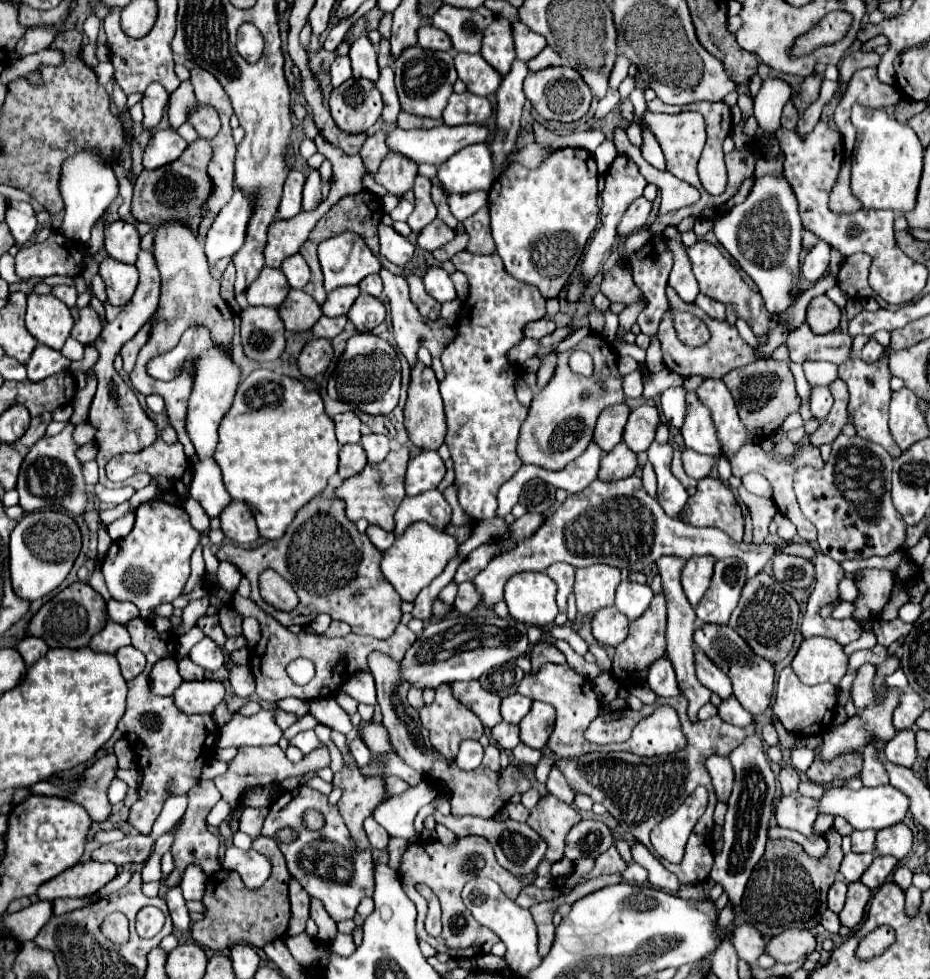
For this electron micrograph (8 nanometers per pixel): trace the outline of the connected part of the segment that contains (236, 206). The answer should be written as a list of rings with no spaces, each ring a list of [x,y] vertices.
[[[236,189],[230,203],[220,211],[206,235],[206,257],[210,265],[216,265],[224,255],[234,255],[246,237],[246,225],[252,213],[250,199]]]

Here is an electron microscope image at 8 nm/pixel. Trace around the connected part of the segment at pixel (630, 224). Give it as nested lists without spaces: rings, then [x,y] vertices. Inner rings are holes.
[[[638,197],[630,207],[628,211],[624,213],[620,225],[618,225],[618,233],[620,235],[630,235],[638,229],[642,229],[648,221],[648,215],[652,211],[652,203],[646,199],[646,197]]]

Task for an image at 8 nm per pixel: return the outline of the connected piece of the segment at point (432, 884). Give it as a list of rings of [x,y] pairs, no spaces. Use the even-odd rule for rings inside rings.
[[[476,835],[458,839],[456,845],[450,847],[450,849],[444,847],[440,841],[436,841],[436,843],[420,841],[420,843],[412,845],[404,853],[404,861],[402,861],[399,874],[404,881],[406,879],[420,881],[436,893],[436,897],[440,899],[440,905],[442,905],[442,925],[444,925],[444,929],[442,929],[440,937],[430,937],[430,939],[426,937],[426,941],[434,949],[444,951],[450,957],[460,957],[460,959],[488,953],[490,947],[494,943],[498,943],[498,937],[488,927],[482,927],[480,923],[476,923],[474,917],[470,917],[470,911],[464,907],[464,903],[460,899],[460,891],[466,885],[466,881],[476,879],[476,877],[494,879],[500,885],[500,889],[506,893],[506,897],[516,899],[518,893],[524,887],[532,885],[532,881],[536,879],[536,871],[532,875],[524,875],[524,877],[516,877],[510,871],[504,871],[504,867],[500,867],[496,863],[496,857],[494,857],[494,851],[492,851],[492,845],[488,843],[488,839],[476,837]],[[448,949],[454,949],[454,951],[448,951]]]

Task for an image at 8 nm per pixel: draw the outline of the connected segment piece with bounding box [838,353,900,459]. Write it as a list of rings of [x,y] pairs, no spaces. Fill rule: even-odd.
[[[884,353],[876,363],[864,363],[862,359],[848,359],[848,363],[838,367],[840,379],[848,385],[850,391],[850,401],[848,401],[848,411],[854,417],[856,431],[862,439],[868,439],[872,443],[880,443],[892,459],[900,455],[900,447],[894,443],[890,431],[888,431],[888,405],[890,405],[890,367],[888,367],[888,355]]]

